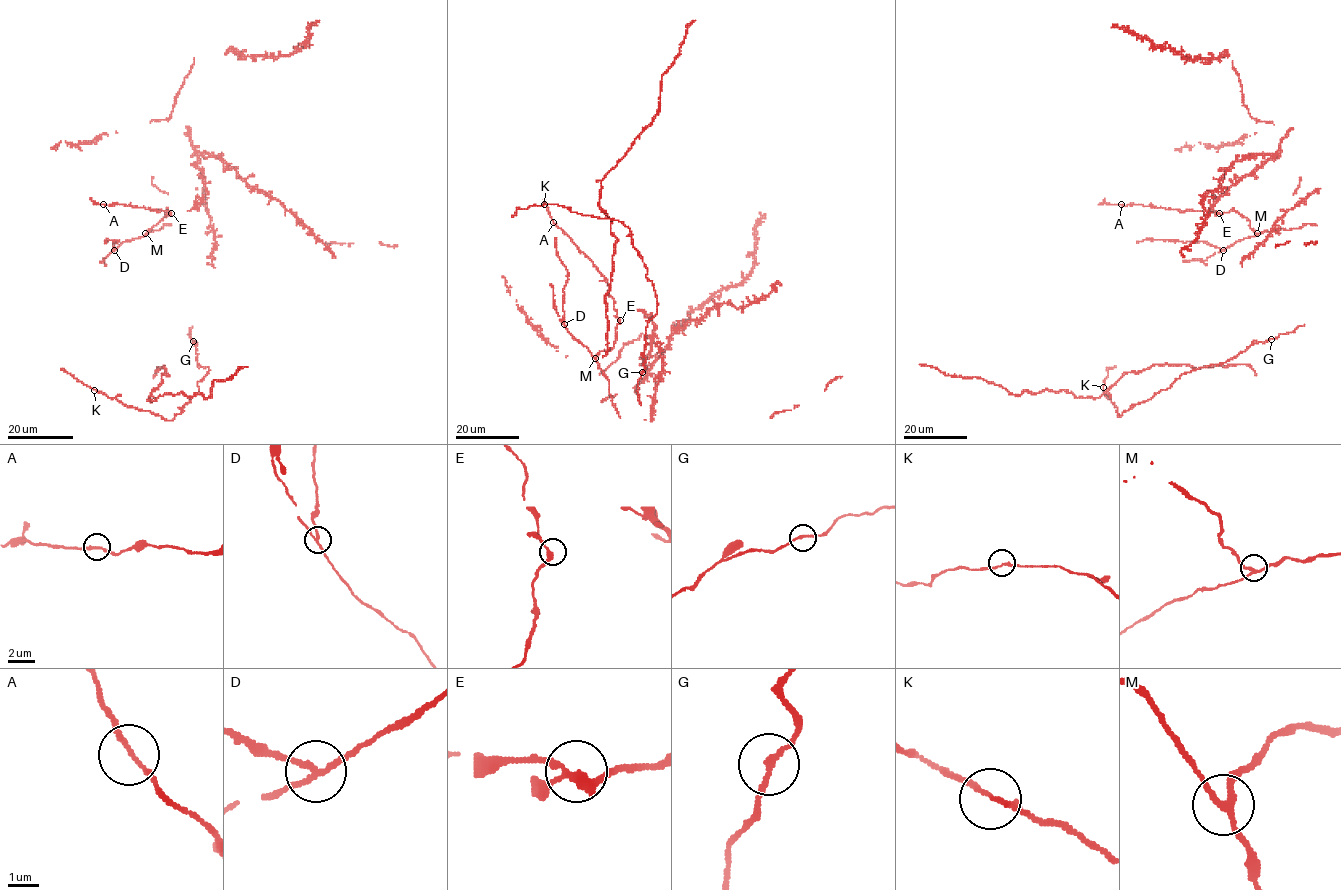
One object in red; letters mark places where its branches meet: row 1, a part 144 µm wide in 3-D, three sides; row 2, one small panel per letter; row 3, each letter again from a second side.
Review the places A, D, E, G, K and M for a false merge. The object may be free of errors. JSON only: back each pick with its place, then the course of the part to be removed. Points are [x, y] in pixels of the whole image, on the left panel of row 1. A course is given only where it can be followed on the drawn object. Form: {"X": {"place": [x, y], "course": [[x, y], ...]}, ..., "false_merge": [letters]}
{"D": {"place": [114, 250], "course": [[114, 250], [113, 242], [118, 241], [106, 239], [106, 243]]}, "false_merge": ["D"]}

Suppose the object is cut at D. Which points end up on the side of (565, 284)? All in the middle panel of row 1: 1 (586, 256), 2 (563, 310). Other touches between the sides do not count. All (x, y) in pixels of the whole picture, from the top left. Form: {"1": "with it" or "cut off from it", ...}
{"1": "cut off from it", "2": "with it"}

